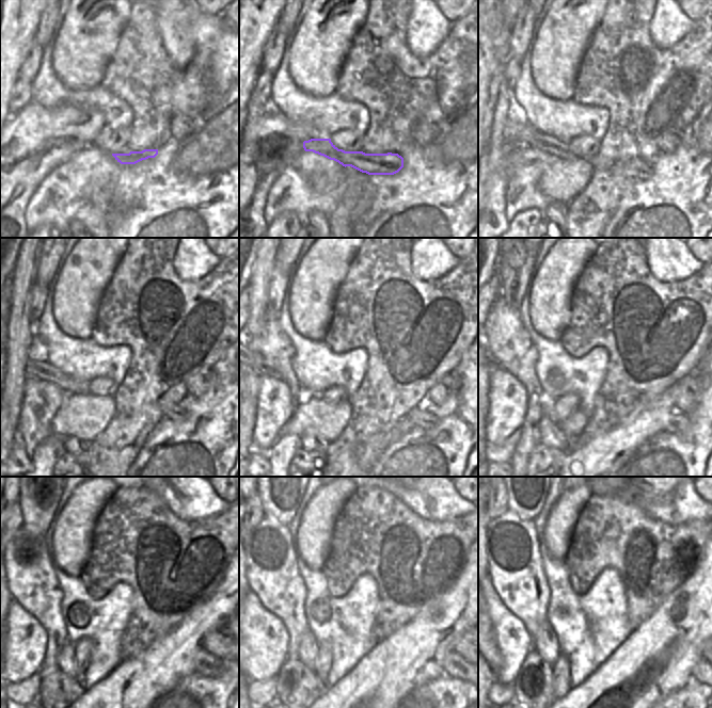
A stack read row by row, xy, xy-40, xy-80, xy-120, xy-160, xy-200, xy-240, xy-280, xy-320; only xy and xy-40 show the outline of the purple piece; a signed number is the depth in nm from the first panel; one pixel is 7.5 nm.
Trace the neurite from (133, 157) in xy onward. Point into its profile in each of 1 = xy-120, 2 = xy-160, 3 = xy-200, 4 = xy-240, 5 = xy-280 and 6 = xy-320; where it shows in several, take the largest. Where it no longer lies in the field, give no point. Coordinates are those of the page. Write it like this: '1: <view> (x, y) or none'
1: xy-120 (45, 371)
2: xy-160 (420, 415)
3: xy-200 (679, 421)
4: xy-240 (205, 663)
5: xy-280 (455, 665)
6: xy-320 (695, 671)

